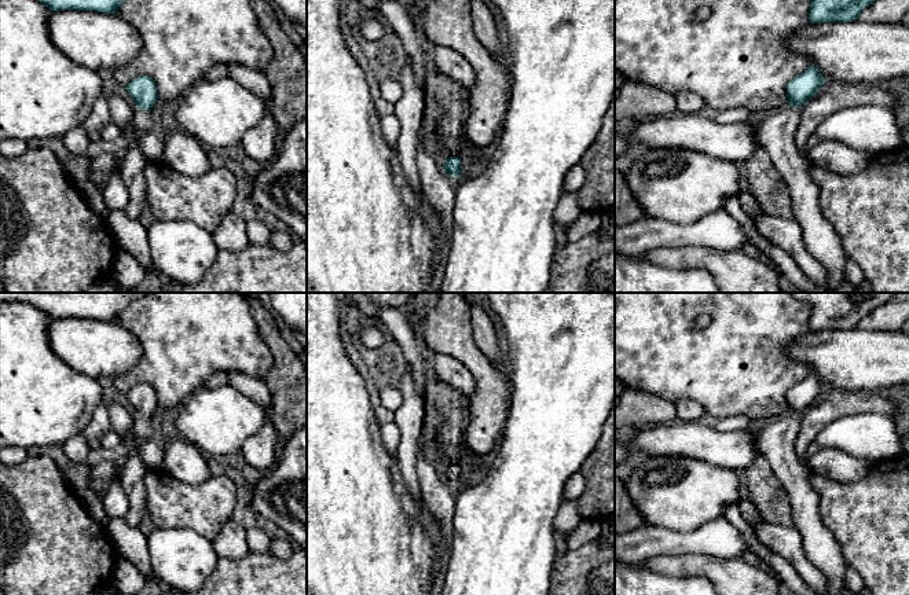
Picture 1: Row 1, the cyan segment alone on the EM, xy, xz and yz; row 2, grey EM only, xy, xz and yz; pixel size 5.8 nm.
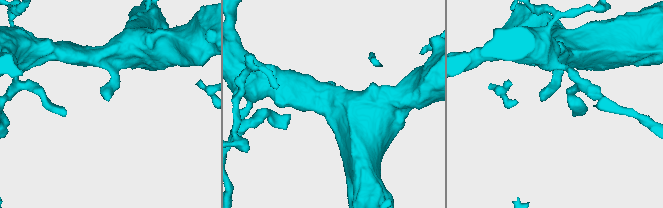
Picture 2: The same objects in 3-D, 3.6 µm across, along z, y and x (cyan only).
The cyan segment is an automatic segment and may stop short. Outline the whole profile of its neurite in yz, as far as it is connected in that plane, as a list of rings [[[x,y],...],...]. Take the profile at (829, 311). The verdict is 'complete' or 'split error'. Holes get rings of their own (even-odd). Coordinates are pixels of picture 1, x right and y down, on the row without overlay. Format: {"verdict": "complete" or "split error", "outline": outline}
{"verdict": "complete", "outline": [[[791,293],[810,309],[810,330],[851,330],[877,306],[895,300],[897,293]]]}

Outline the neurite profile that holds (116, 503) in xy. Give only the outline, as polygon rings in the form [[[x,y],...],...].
[[[120,478],[110,484],[102,500],[109,518],[124,518],[129,510],[129,502]]]

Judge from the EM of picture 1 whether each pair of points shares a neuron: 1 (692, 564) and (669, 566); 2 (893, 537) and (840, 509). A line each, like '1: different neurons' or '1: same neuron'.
1: same neuron
2: same neuron

